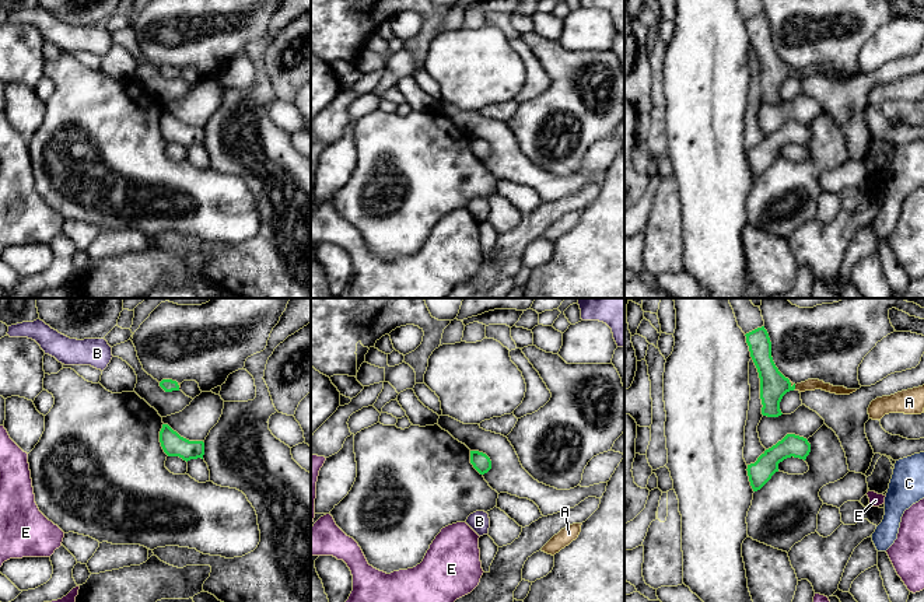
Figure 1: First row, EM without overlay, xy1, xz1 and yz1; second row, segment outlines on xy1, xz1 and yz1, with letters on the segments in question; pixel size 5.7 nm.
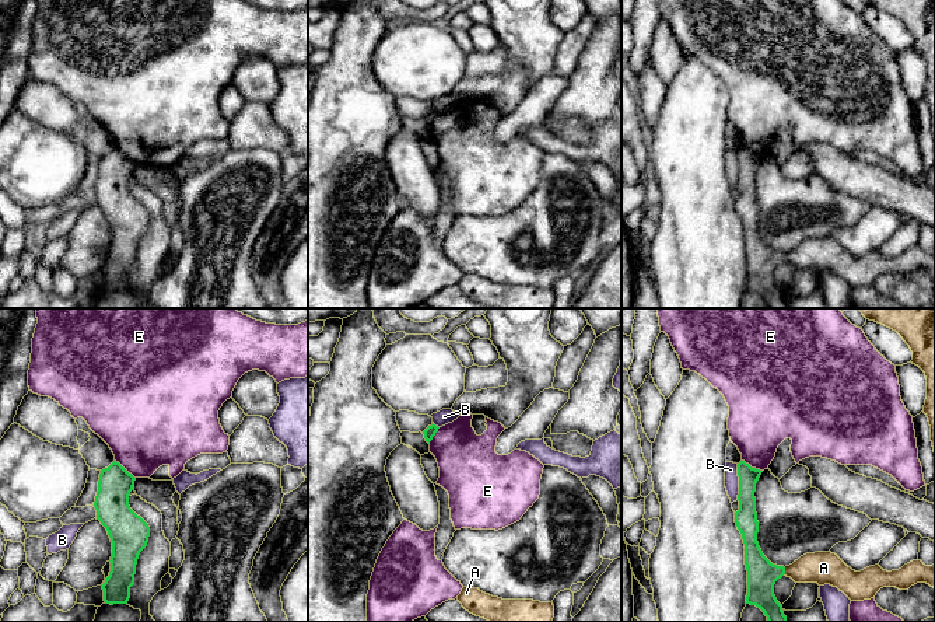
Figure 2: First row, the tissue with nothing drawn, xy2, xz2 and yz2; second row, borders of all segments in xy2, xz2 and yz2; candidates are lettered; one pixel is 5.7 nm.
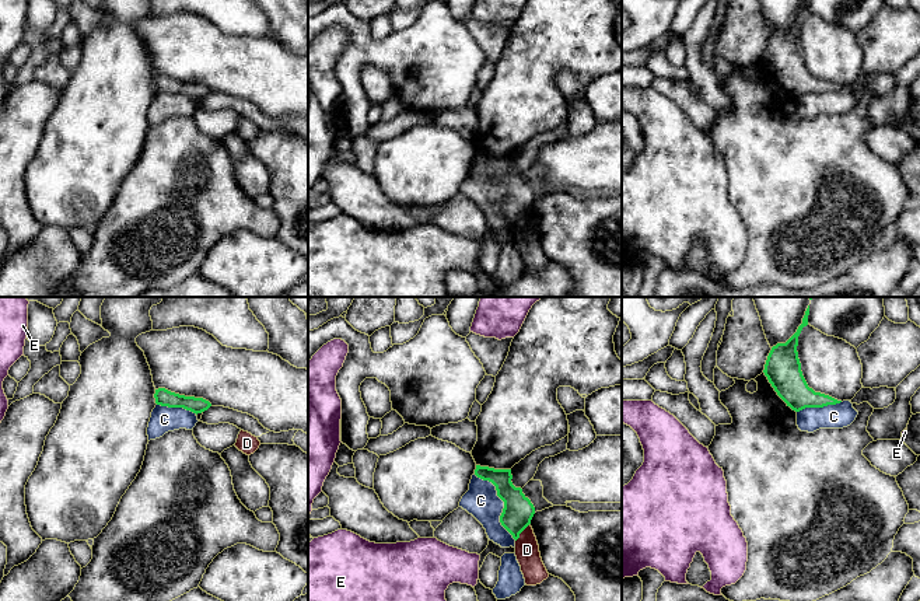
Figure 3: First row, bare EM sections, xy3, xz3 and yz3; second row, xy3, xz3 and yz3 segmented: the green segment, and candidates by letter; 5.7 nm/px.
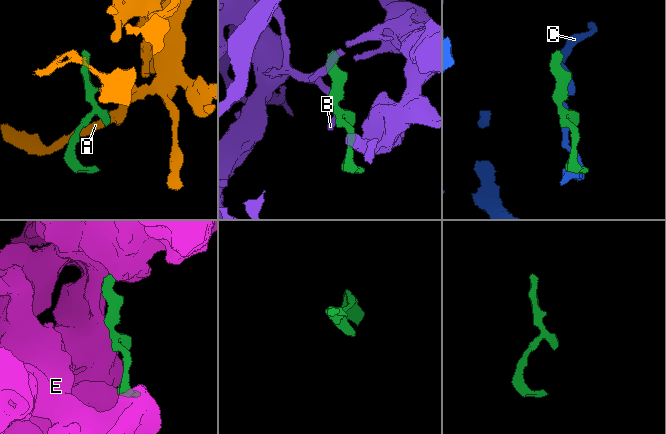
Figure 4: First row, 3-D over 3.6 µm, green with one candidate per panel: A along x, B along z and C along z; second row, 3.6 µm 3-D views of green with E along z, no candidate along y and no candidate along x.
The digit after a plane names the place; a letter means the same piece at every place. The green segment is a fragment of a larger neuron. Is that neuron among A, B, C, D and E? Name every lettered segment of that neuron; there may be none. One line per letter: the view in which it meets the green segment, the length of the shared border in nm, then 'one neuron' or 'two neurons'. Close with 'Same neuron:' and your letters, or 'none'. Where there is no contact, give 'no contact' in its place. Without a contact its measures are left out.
A: contact in yz2; length 50 nm; one neuron
B: contact in yz2; length 200 nm; two neurons
C: contact in xz3; length 460 nm; two neurons
D: contact in xz3; length 130 nm; two neurons
E: contact in xy2; length 160 nm; two neurons
Same neuron: A

